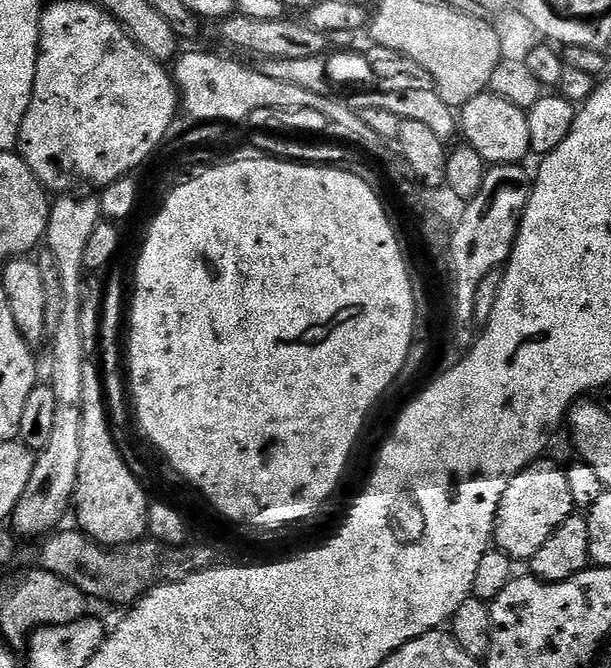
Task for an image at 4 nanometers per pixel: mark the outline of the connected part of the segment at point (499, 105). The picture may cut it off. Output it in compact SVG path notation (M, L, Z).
M485 90L458 112L458 128L462 133L463 143L468 144L484 159L485 165L520 164L530 156L530 140L528 113L523 108L514 106L514 102L506 102L506 98L494 95Z

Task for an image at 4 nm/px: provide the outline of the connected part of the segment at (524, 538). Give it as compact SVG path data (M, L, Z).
M540 463L523 468L506 486L502 502L498 502L494 544L514 562L531 561L532 556L542 550L546 538L574 512L567 471L556 464Z

